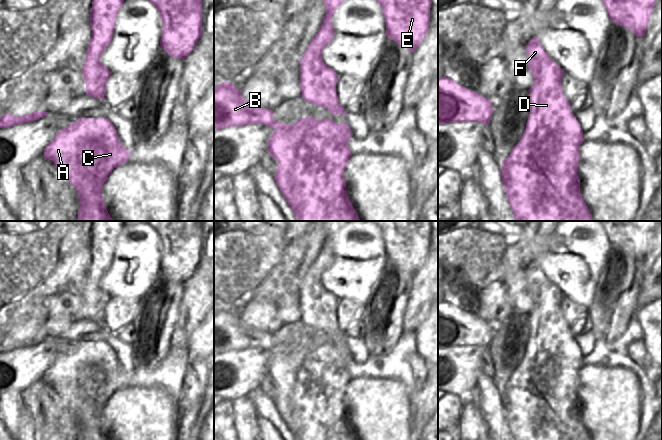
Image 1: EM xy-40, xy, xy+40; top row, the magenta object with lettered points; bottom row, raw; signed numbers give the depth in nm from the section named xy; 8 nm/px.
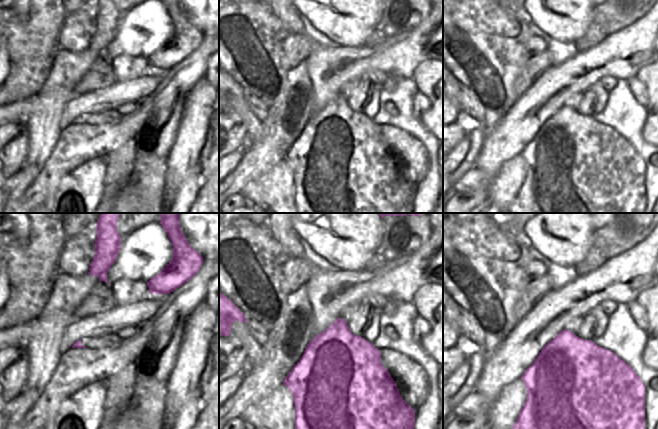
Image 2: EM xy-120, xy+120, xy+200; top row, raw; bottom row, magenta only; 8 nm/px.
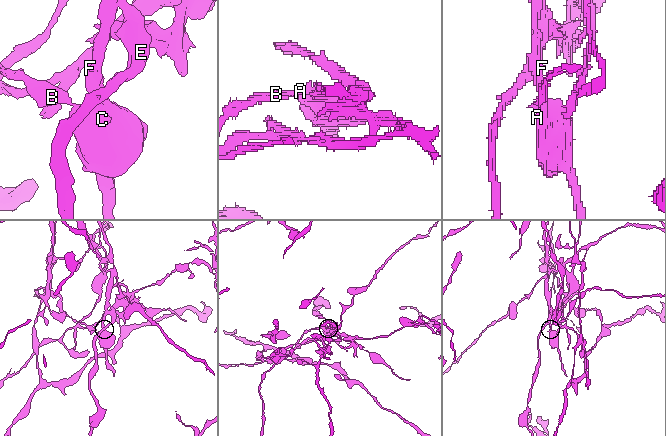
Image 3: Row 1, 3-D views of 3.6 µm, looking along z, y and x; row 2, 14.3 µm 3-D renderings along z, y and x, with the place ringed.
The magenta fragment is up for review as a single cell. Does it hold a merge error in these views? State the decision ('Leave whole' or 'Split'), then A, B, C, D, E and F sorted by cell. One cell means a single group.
Split. Groups: A C D E F / B

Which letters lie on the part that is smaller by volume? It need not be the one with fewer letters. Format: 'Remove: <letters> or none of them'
Remove: B

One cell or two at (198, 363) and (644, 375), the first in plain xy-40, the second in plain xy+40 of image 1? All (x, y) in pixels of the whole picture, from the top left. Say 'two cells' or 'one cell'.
two cells

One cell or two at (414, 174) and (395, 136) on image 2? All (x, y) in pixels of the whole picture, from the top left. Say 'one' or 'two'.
one

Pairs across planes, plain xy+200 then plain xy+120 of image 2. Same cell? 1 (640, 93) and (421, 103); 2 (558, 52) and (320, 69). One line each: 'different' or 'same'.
1: same
2: different

